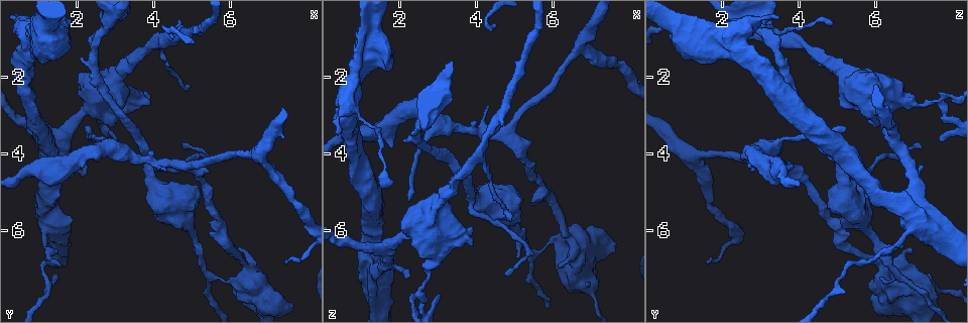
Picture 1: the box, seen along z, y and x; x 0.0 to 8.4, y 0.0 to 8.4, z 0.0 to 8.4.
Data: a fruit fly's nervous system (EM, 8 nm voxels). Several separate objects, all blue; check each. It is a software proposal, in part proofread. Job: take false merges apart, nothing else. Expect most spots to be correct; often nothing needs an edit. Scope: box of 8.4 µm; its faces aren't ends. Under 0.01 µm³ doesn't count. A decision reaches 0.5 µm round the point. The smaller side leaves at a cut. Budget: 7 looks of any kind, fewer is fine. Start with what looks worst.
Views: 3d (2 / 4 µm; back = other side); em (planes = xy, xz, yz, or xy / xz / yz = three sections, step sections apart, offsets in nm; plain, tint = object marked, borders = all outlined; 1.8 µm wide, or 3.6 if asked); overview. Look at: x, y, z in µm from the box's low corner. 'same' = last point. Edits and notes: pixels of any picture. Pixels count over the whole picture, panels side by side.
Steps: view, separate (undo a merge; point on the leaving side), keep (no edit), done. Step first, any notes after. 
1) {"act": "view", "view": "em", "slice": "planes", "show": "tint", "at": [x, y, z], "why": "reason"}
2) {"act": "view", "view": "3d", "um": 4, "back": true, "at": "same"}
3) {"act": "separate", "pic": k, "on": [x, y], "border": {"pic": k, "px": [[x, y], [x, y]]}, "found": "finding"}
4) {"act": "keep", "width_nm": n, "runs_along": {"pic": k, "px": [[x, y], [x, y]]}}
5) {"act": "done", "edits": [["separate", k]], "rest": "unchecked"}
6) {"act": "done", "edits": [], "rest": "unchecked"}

{"act": "view", "view": "em", "um": 3.6, "slice": "planes", "show": "tint", "at": [6.30, 7.35, 6.25], "why": "sharp bend"}

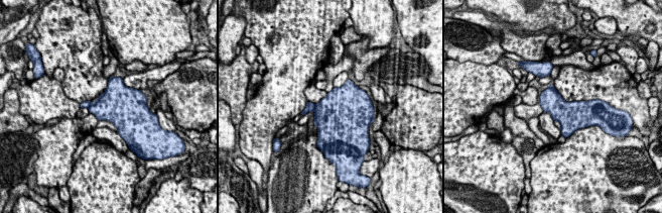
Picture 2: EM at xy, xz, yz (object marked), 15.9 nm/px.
{"act": "separate", "pic": 2, "on": [310, 106], "border": {"pic": 2, "px": [[315, 105], [312, 110]]}, "found": "two neurons meet here"}

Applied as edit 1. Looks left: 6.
{"act": "view", "view": "em", "slice": "planes", "show": "plain", "at": [0.85, 1.20, 2.30], "why": "a narrow waist"}

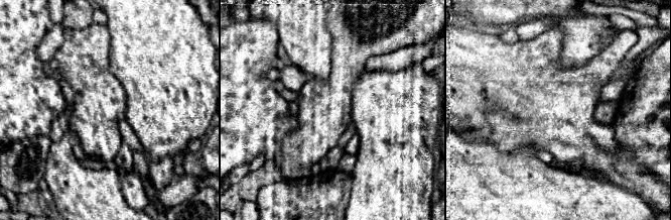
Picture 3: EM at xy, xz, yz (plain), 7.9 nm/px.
{"act": "view", "view": "em", "slice": "planes", "show": "tint", "at": "same"}

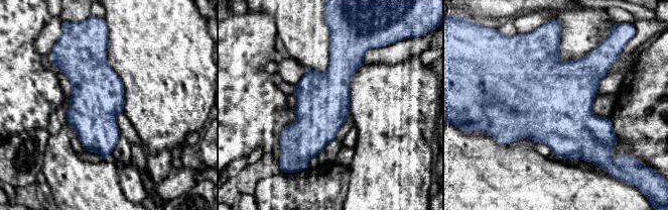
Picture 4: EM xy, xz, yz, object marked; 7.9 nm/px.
{"act": "keep", "found": "continuous, no second neuron"}

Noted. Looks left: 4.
{"act": "view", "view": "3d", "um": 2, "at": [2.90, 3.90, 3.20], "why": "branch point"}

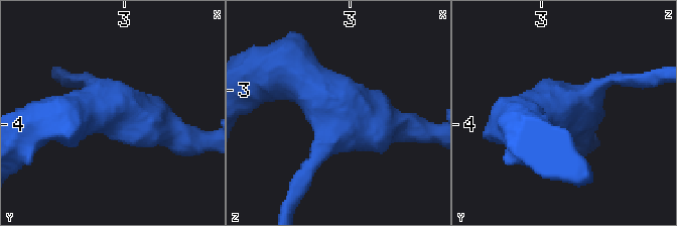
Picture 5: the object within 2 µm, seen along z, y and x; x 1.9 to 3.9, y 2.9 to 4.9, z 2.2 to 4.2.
{"act": "view", "view": "em", "slice": "yz", "step": 8, "show": "tint", "at": [2.96, 3.86, 3.18], "arms": 3, "why": "shape alone is not enough"}

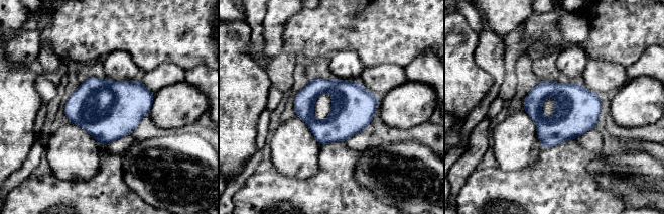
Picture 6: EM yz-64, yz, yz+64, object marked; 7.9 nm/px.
{"act": "view", "view": "em", "slice": "planes", "show": "borders", "at": "same"}

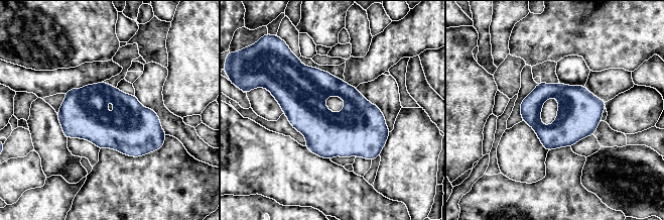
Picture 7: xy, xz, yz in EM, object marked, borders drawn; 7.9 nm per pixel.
{"act": "keep", "found": "all the same neuron"}

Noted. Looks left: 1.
{"act": "done", "edits": [["separate", 2]], "rest": "unchecked"}

